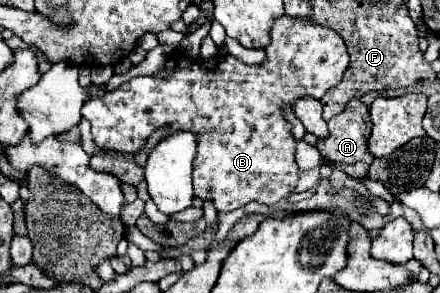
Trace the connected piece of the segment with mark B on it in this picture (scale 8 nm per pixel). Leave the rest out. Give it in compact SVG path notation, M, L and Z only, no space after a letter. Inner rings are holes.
M282 16L276 20L272 42L266 48L266 62L260 66L244 66L234 56L212 56L208 60L196 56L186 58L172 54L162 72L152 76L136 76L102 98L90 98L84 102L82 116L92 124L92 138L100 148L136 152L144 140L164 124L170 124L170 132L190 130L198 136L198 154L194 160L194 194L202 200L212 200L218 212L232 212L256 200L260 204L276 204L278 200L294 194L298 184L298 164L295 160L296 140L292 136L292 124L284 120L280 104L292 106L300 96L322 98L328 88L342 80L348 66L348 50L344 40L330 28L316 26L304 18Z

